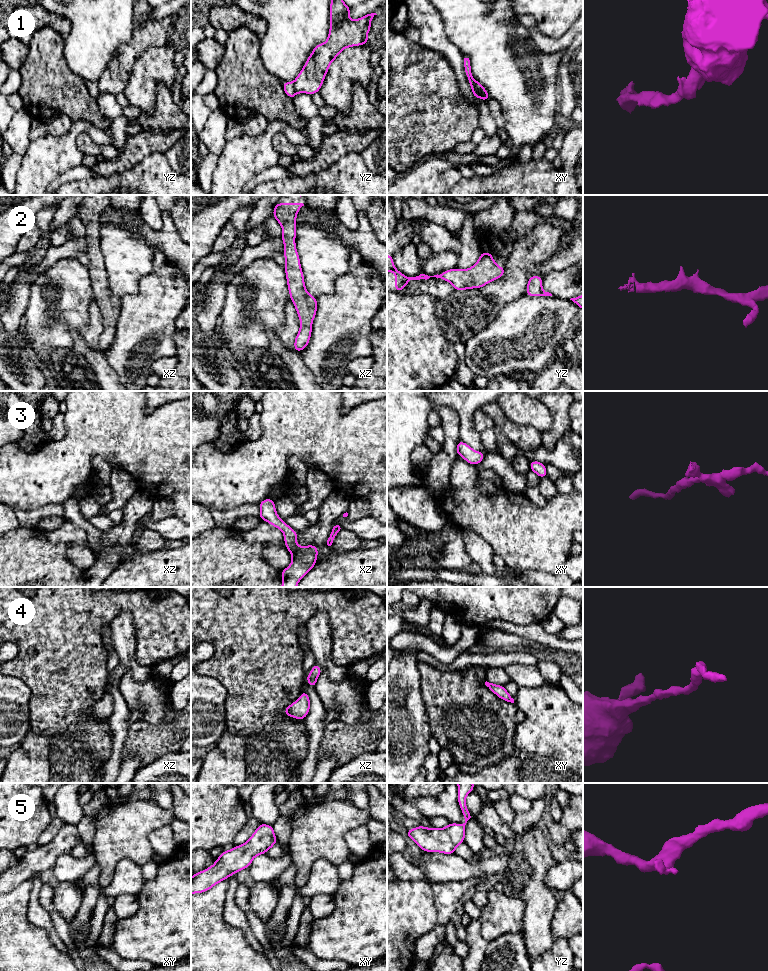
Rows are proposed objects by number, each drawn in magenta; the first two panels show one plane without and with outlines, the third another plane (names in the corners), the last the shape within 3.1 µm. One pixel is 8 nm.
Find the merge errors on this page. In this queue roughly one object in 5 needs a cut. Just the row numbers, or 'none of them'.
1

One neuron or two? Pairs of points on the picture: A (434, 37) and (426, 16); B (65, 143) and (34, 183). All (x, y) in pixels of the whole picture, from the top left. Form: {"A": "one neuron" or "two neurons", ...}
{"A": "one neuron", "B": "one neuron"}

